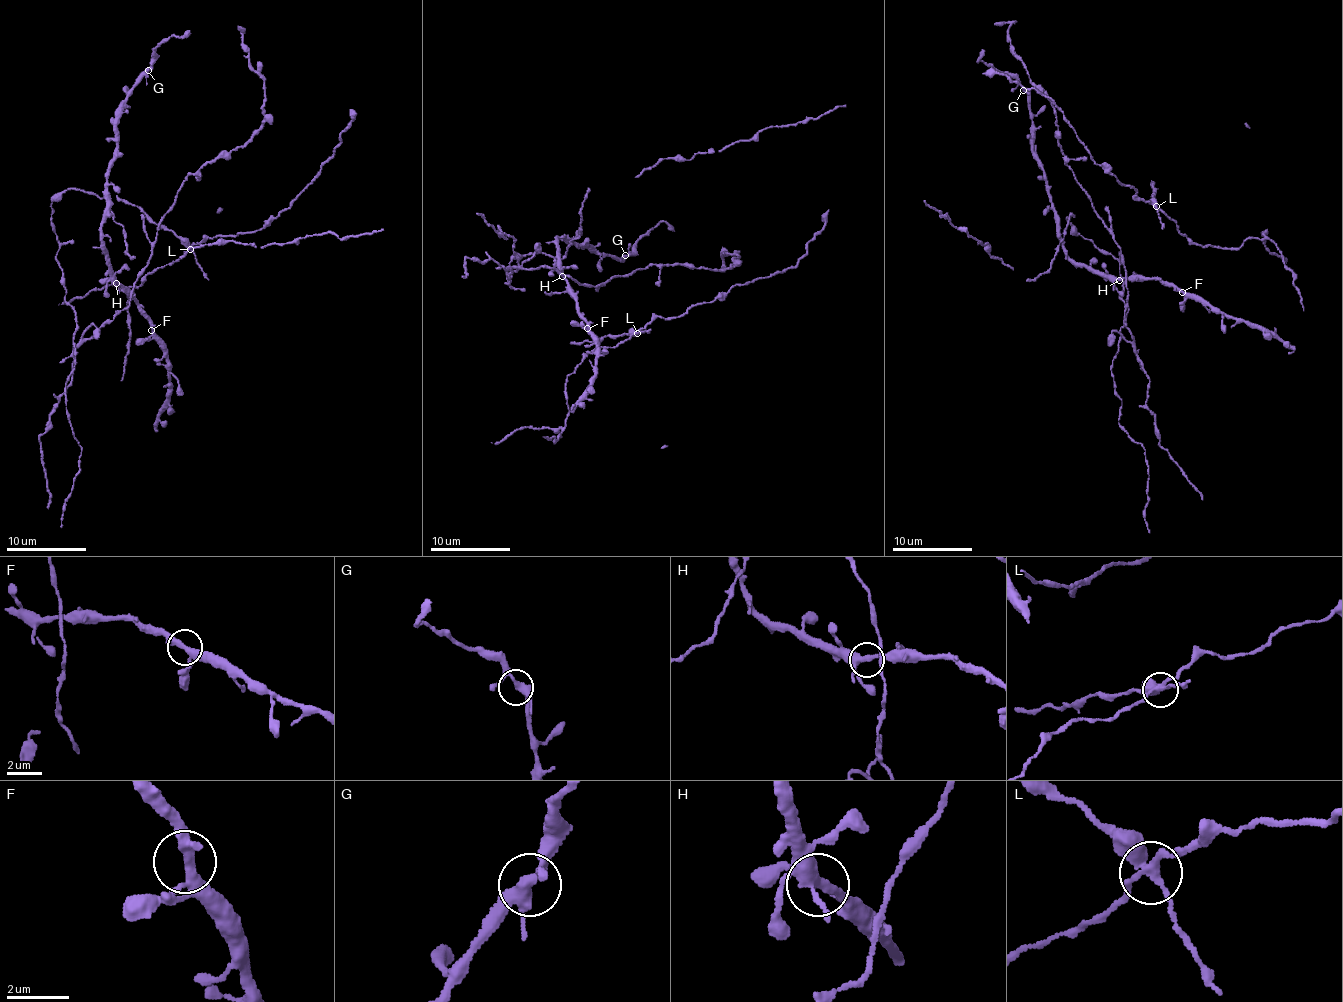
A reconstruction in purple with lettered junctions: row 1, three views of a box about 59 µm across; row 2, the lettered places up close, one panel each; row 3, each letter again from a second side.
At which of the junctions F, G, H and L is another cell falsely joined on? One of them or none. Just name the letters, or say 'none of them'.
L

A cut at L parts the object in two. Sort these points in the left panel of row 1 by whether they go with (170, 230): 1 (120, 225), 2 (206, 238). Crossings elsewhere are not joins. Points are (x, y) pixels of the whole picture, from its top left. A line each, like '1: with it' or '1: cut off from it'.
1: cut off from it
2: cut off from it

